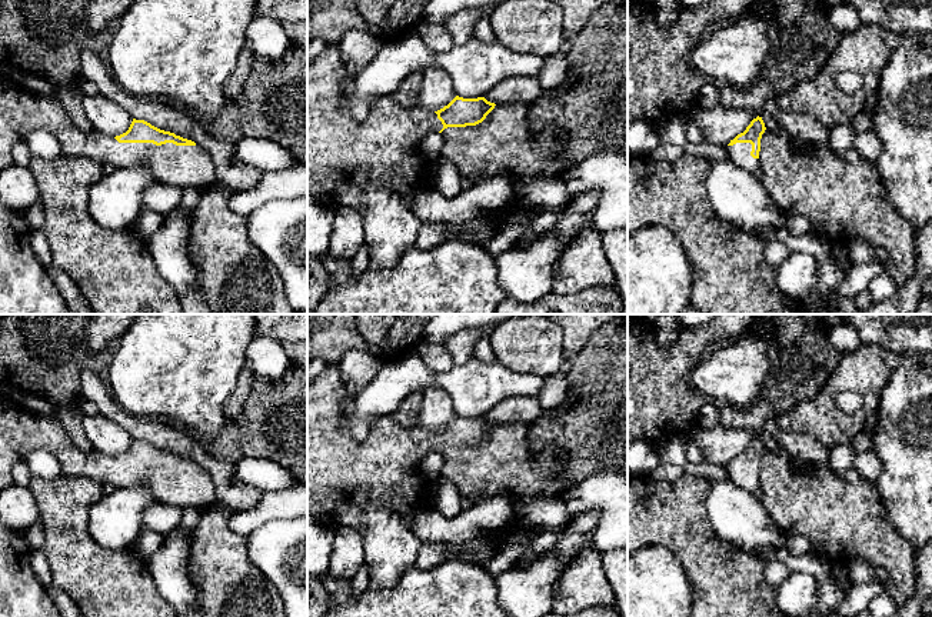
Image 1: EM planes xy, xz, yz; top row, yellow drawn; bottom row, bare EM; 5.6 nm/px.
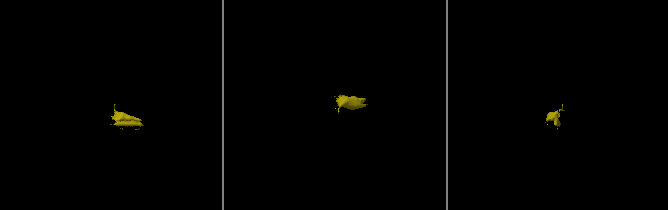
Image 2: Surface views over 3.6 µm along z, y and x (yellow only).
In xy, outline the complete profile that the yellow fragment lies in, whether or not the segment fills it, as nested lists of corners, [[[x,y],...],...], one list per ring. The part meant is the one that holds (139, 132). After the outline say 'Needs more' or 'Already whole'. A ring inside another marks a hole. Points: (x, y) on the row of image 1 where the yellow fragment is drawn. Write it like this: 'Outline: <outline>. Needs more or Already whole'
Outline: [[[0,76],[0,171],[13,164],[13,147],[34,130],[44,130],[53,134],[67,157],[89,157],[99,163],[110,163],[116,169],[133,167],[146,163],[154,179],[182,189],[206,189],[216,180],[216,167],[209,153],[194,141],[160,130],[144,120],[133,119],[129,130],[111,137],[94,129],[81,131],[67,116],[63,104],[56,96],[40,97],[23,90],[16,80]]]. Needs more

